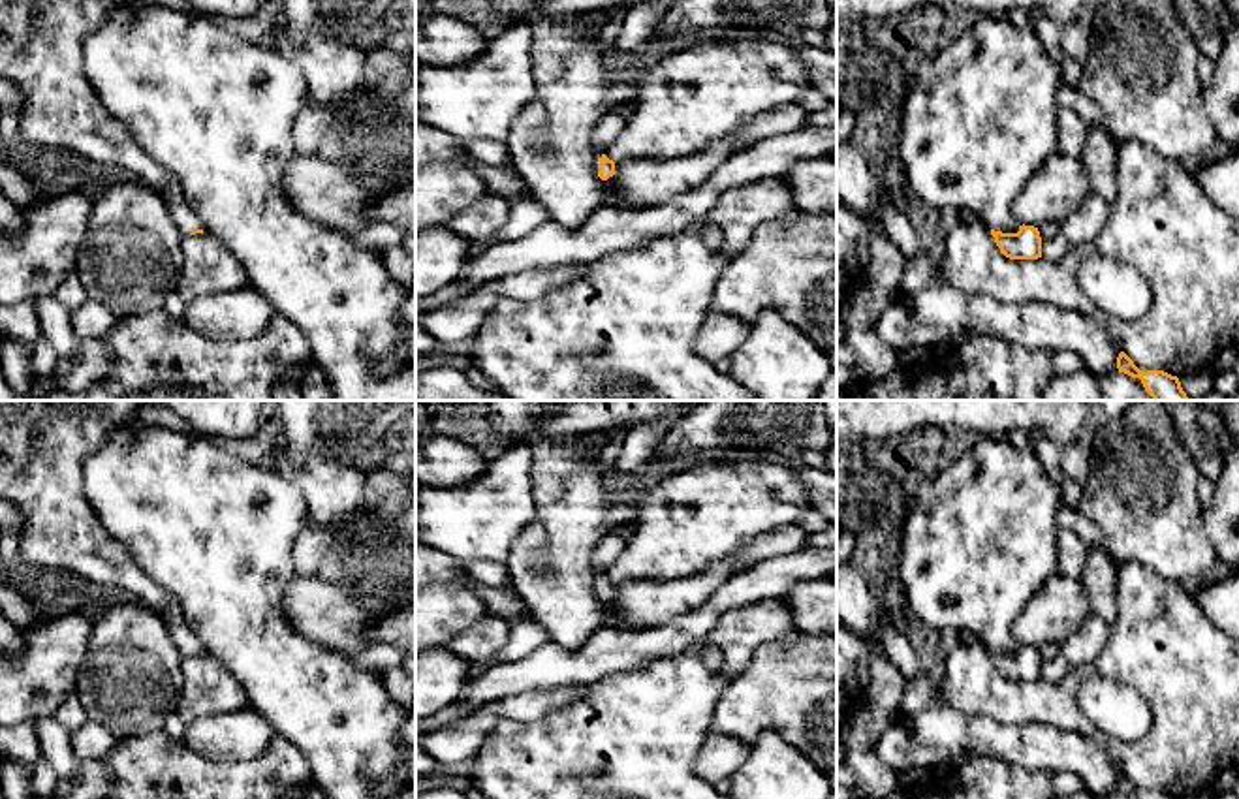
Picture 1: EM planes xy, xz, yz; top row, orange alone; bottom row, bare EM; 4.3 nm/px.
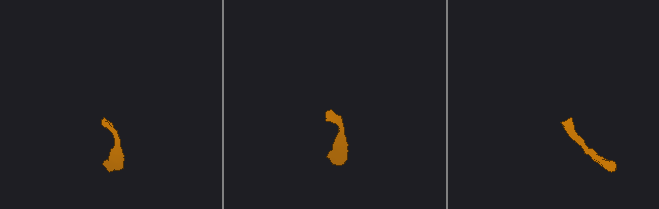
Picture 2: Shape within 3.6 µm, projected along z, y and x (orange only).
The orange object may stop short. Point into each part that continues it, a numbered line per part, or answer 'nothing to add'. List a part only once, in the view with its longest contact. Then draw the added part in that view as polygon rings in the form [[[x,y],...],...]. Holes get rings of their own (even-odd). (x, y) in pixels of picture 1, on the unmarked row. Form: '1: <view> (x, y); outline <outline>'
1: xz (611, 544); outline [[[609,530],[598,543],[592,555],[592,566],[596,575],[594,592],[600,592],[600,579],[609,566],[615,564],[619,553],[624,549],[626,538],[620,530]]]

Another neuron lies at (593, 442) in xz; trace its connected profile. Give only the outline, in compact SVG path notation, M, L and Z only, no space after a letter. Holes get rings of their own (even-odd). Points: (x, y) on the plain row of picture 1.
M609 429L609 431L602 431L602 432L581 434L577 440L577 449L581 453L596 455L607 442L611 442L615 438L622 438L624 432L626 432L624 429Z

